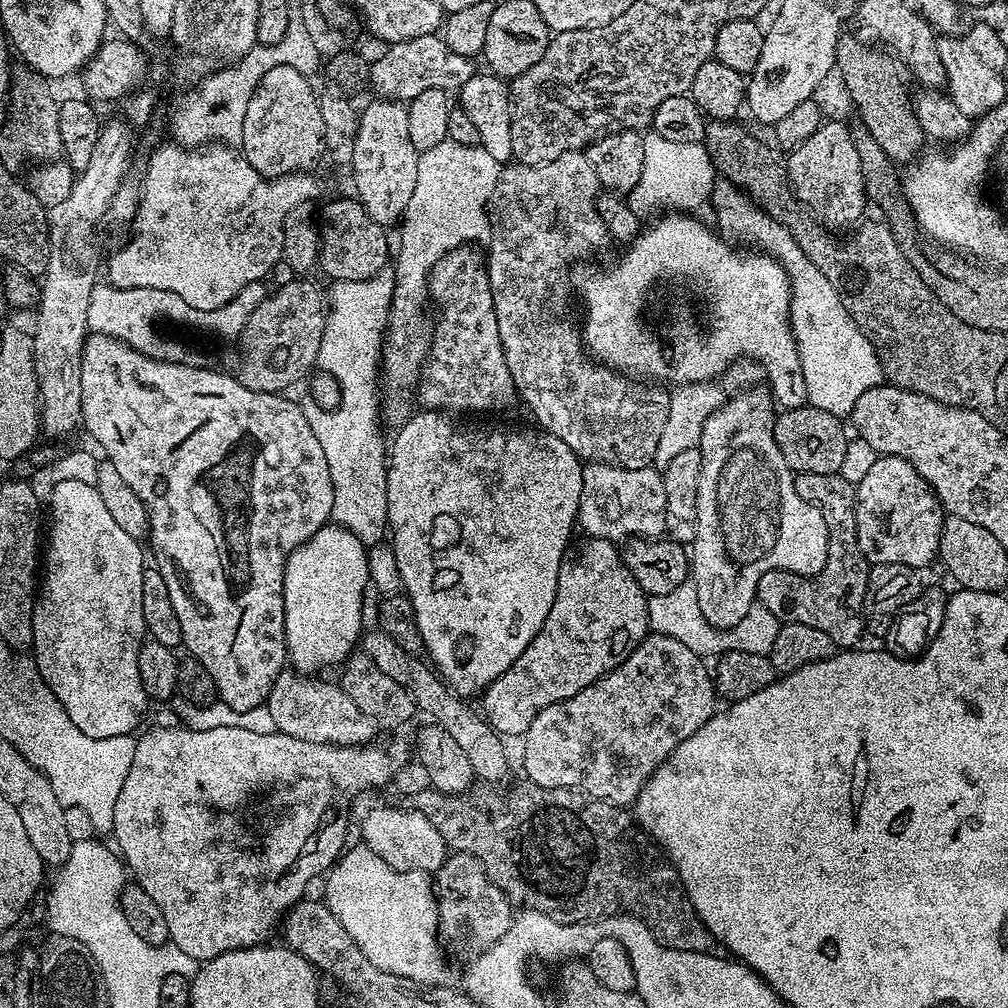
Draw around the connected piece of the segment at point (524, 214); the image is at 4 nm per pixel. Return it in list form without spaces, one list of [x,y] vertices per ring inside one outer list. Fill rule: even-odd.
[[[571,150],[553,161],[543,161],[541,165],[512,162],[501,167],[500,177],[487,207],[488,281],[490,294],[494,298],[498,338],[502,342],[506,366],[512,381],[516,383],[519,399],[522,404],[524,400],[525,406],[537,420],[533,421],[543,431],[554,434],[554,438],[562,438],[562,442],[566,442],[566,446],[570,446],[570,450],[581,461],[617,464],[620,468],[643,468],[655,457],[658,438],[668,417],[665,393],[635,388],[615,371],[593,363],[586,355],[577,317],[576,320],[572,317],[568,267],[575,260],[610,244],[606,223],[602,222],[596,209],[596,199],[601,192],[598,174],[594,174],[594,166],[590,166],[583,151]]]

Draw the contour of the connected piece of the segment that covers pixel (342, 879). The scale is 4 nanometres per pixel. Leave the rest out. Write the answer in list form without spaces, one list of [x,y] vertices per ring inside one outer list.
[[[349,847],[327,873],[322,900],[338,918],[366,958],[384,970],[423,986],[447,981],[439,939],[437,897],[424,878],[395,872],[374,850]]]

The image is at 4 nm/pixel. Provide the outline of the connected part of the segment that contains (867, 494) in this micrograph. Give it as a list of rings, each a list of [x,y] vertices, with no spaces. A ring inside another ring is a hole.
[[[877,455],[876,461],[856,490],[856,545],[869,565],[901,564],[917,570],[923,570],[928,563],[938,556],[938,537],[946,515],[940,506],[932,487],[922,479],[911,464],[900,460],[897,456]]]

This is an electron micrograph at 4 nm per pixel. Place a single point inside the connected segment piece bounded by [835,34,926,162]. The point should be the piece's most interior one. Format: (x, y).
(877, 82)

